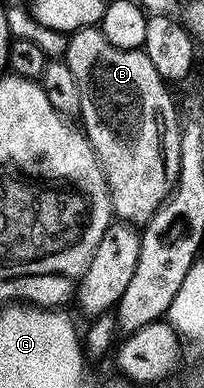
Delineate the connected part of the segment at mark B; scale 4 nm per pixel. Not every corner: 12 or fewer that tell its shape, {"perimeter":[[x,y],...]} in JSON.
{"perimeter":[[97,27],[63,60],[113,212],[173,192],[182,122],[143,48]]}

